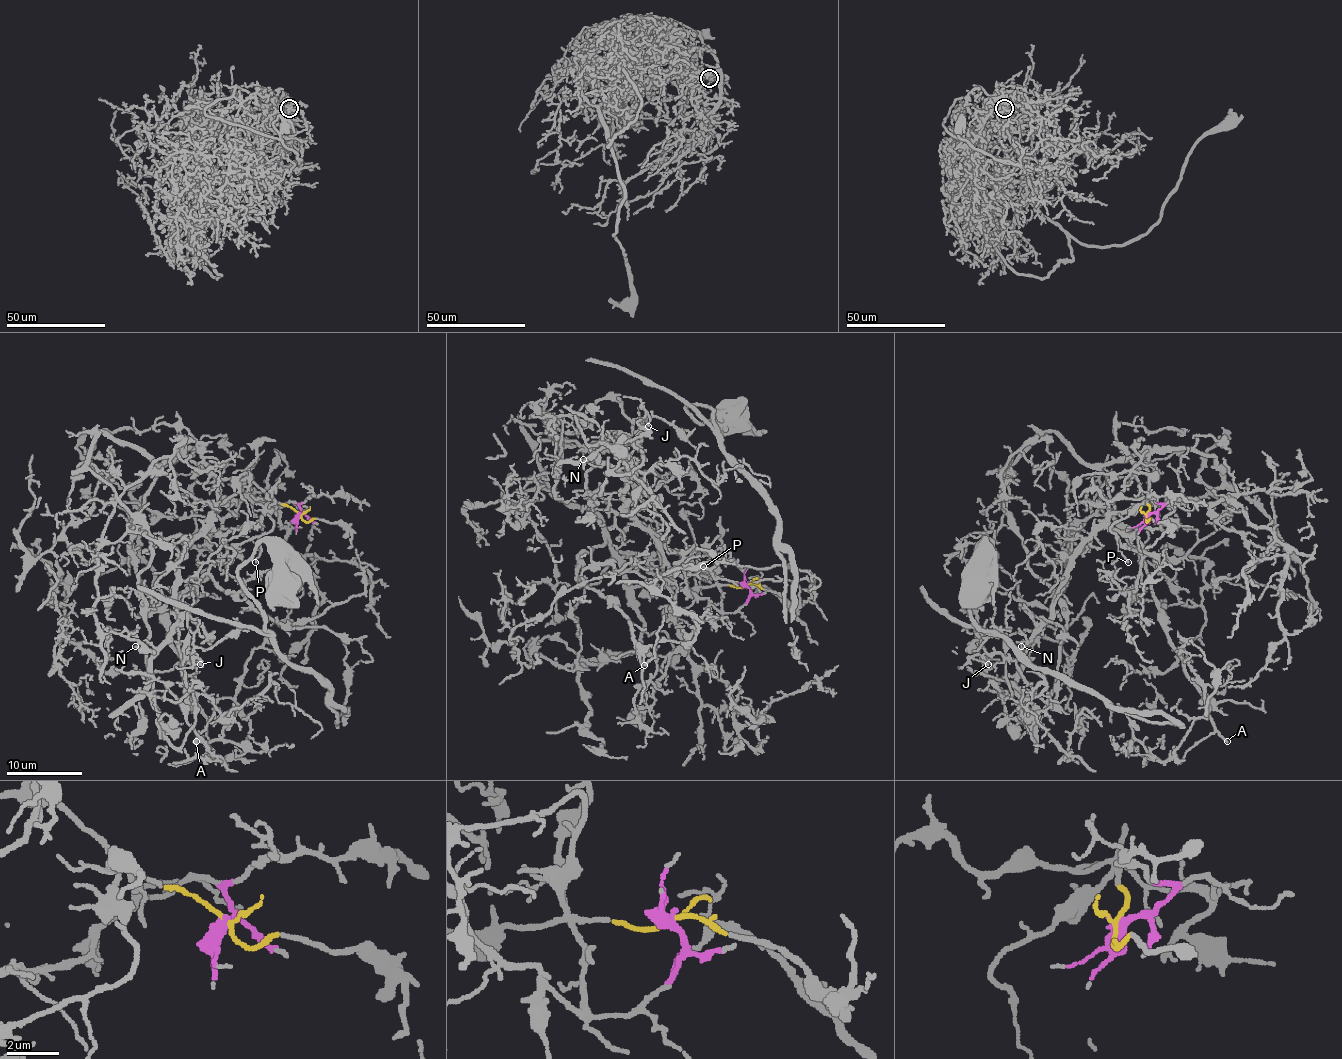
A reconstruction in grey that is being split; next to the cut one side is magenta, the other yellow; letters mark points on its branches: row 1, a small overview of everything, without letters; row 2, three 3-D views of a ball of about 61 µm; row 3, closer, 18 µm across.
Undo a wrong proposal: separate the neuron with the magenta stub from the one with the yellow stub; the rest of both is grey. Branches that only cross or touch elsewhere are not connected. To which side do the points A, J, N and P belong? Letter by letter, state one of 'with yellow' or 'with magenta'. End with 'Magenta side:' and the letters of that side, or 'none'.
A: with yellow
J: with magenta
N: with magenta
P: with yellow
Magenta side: J, N

